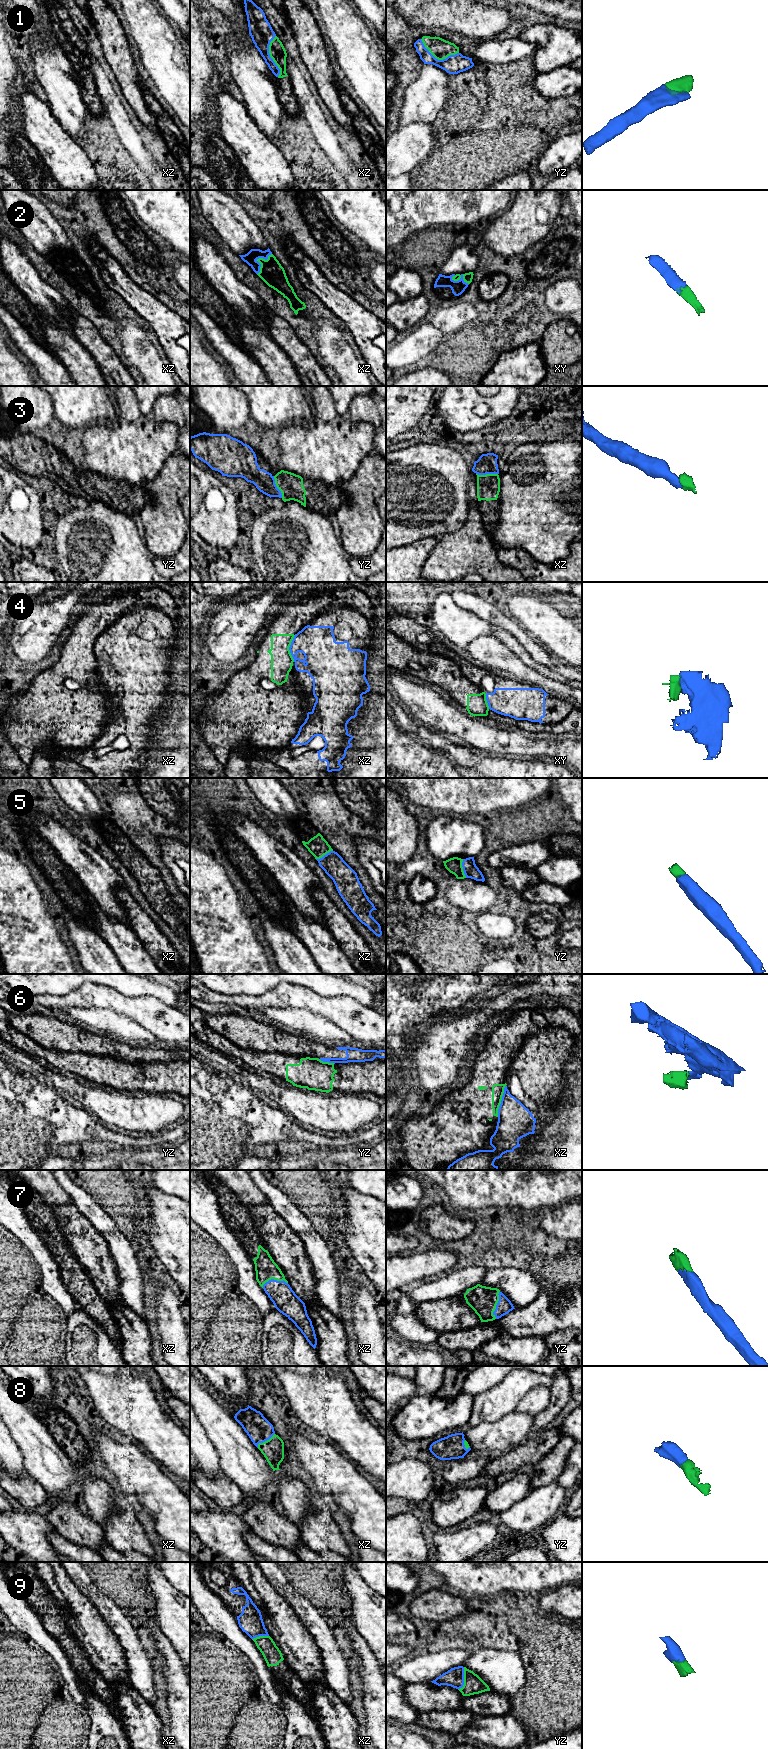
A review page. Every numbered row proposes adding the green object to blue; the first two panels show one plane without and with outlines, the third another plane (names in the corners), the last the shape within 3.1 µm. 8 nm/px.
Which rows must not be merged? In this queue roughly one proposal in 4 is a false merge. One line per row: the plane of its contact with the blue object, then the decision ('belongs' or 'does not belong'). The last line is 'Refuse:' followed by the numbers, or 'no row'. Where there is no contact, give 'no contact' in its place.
1: meets blue in yz; belongs
2: meets blue in xz; belongs
3: meets blue in yz; belongs
4: meets blue in xz; does not belong
5: meets blue in yz; belongs
6: meets blue in xz; does not belong
7: meets blue in yz; belongs
8: meets blue in xz; belongs
9: meets blue in yz; belongs
Refuse: 4, 6

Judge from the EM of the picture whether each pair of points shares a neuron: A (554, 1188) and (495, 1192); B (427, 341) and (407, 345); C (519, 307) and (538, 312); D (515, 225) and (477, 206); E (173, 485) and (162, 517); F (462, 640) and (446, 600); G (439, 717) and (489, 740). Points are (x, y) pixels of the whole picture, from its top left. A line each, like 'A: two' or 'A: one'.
A: one
B: one
C: one
D: two
E: one
F: one
G: one

